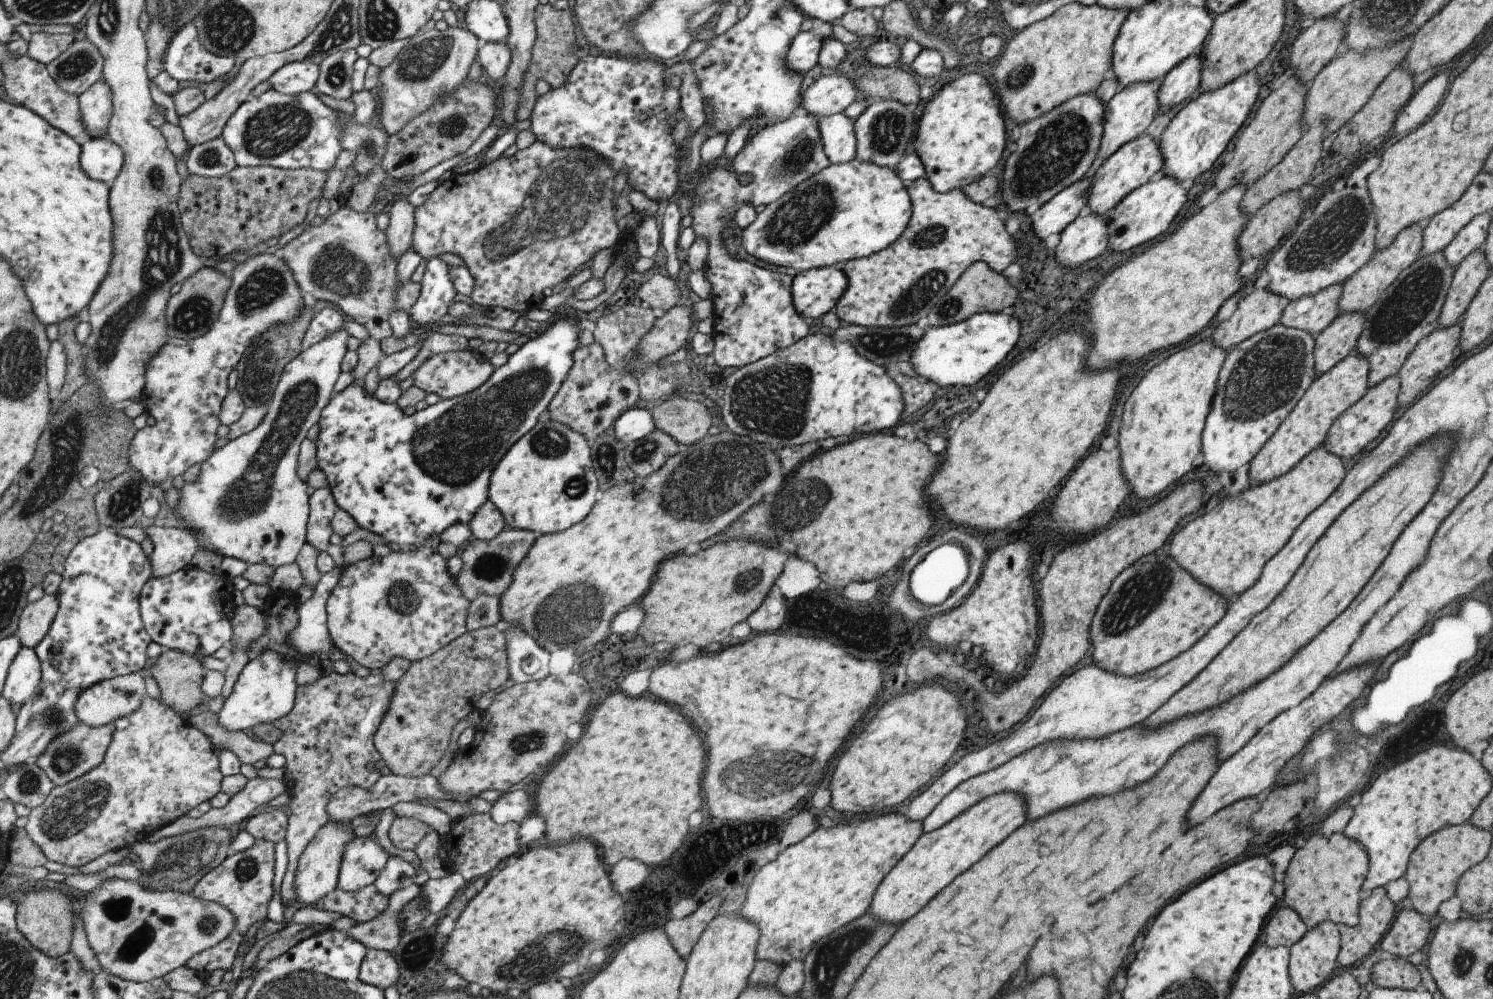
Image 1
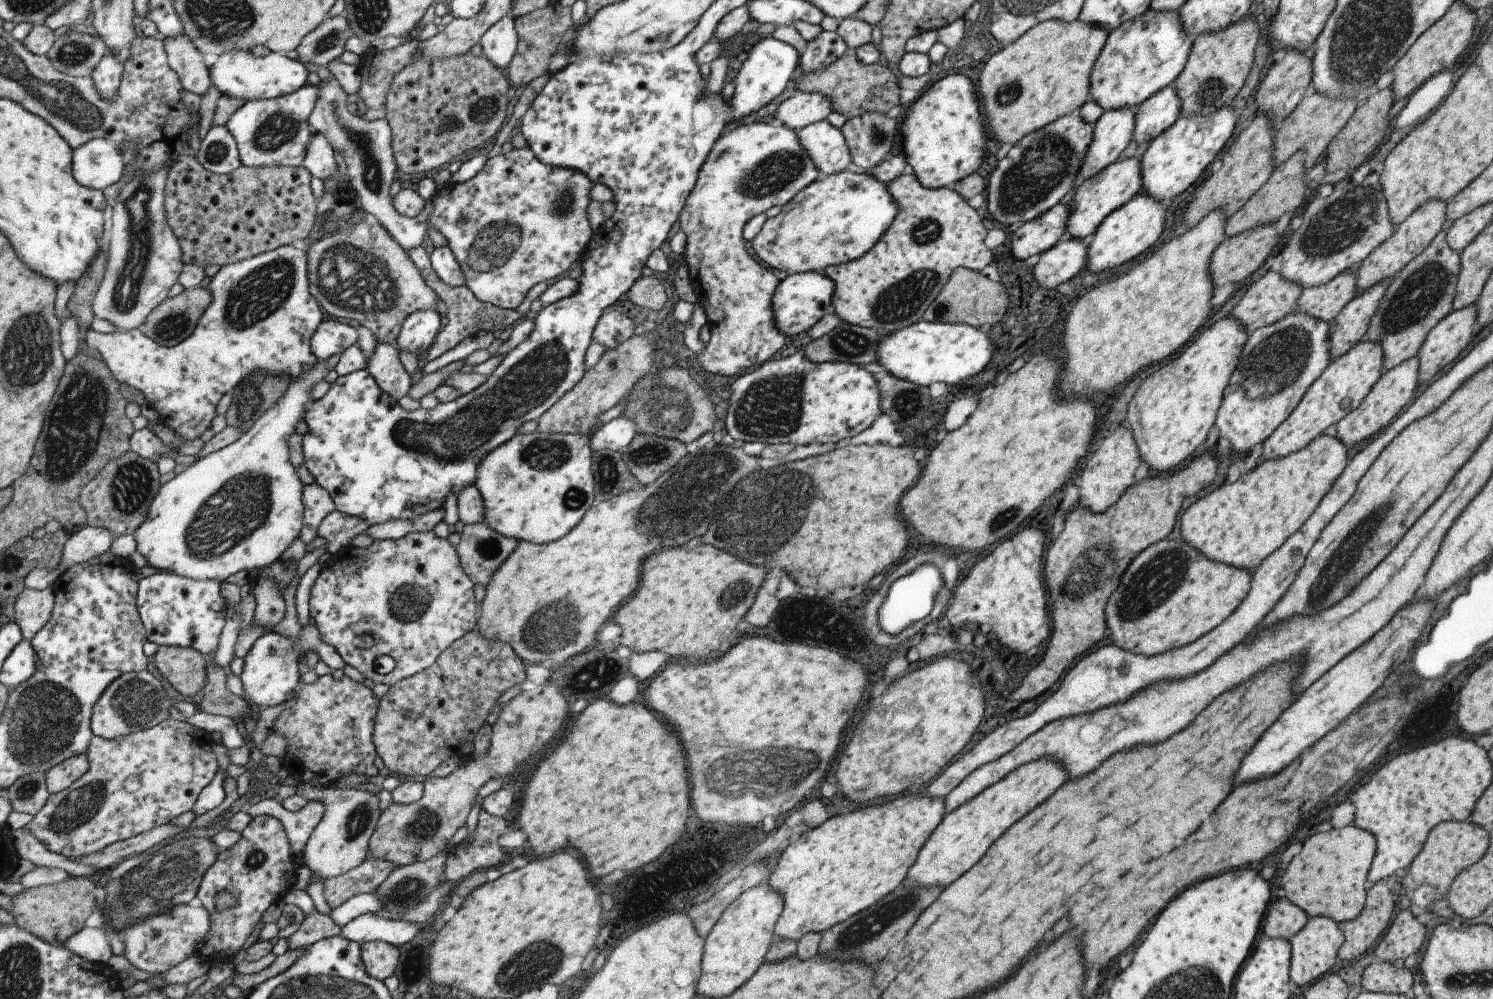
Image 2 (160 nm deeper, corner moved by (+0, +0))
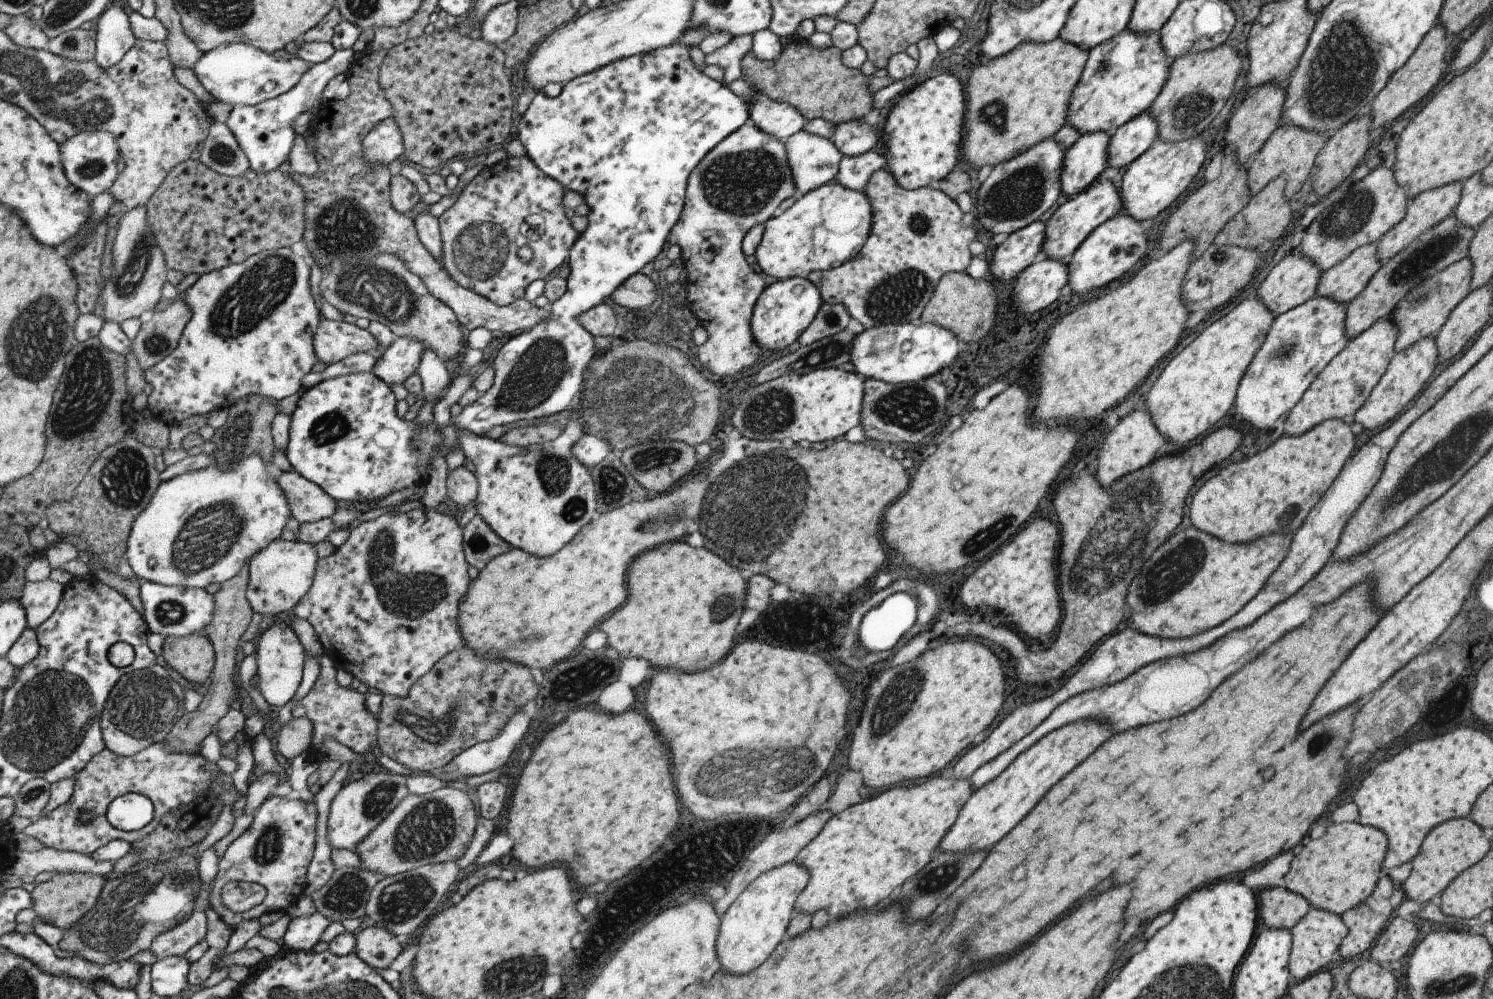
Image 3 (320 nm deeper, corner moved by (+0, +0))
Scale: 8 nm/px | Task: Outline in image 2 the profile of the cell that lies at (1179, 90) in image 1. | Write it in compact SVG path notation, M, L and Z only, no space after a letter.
M1169 84L1135 106L1136 116L1131 135L1131 141L1135 144L1154 139L1180 116L1180 100L1172 86Z

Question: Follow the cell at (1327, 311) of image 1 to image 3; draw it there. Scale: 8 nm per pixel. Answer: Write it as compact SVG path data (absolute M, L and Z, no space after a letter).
M1376 242L1355 248L1339 263L1321 273L1315 295L1323 295L1336 303L1347 304L1365 288L1380 266Z

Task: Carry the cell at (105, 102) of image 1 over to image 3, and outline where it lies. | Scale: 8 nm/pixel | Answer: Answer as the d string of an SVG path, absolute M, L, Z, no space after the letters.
M109 6L98 19L96 28L98 29L96 58L106 69L119 64L138 39L130 16L119 6Z

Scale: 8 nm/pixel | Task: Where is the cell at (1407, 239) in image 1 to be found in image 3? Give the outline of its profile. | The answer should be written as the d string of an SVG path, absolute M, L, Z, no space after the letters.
M1452 182L1428 191L1416 194L1406 206L1405 216L1394 224L1383 236L1380 236L1376 242L1376 255L1380 264L1389 260L1392 256L1398 254L1413 239L1416 239L1426 228L1441 222L1447 215L1454 212L1454 208L1460 199L1460 190L1462 182Z

